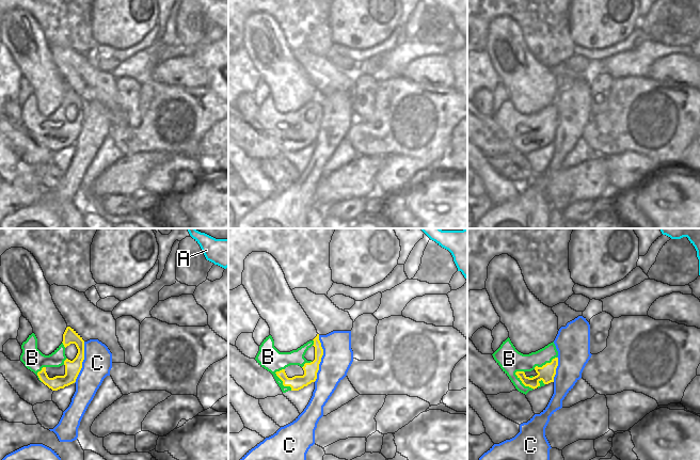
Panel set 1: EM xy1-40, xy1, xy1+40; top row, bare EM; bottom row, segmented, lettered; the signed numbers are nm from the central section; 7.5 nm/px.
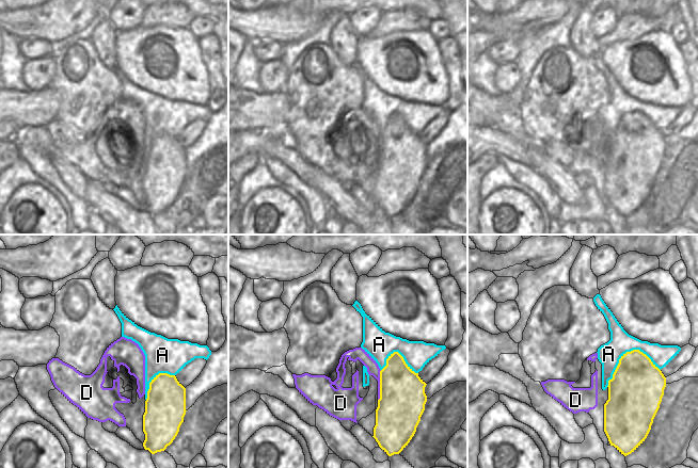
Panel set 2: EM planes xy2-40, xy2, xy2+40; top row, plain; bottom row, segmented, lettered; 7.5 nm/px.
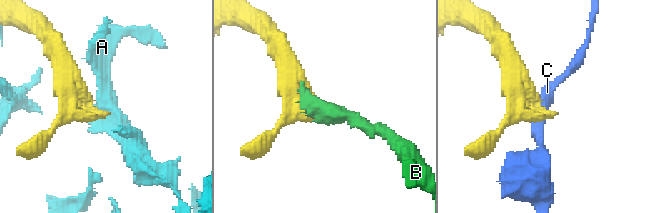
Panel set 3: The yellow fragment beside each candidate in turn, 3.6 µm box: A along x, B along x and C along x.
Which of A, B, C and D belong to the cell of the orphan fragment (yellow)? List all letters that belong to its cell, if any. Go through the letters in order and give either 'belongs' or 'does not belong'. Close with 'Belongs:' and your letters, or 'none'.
A: does not belong
B: belongs
C: does not belong
D: does not belong
Belongs: B

